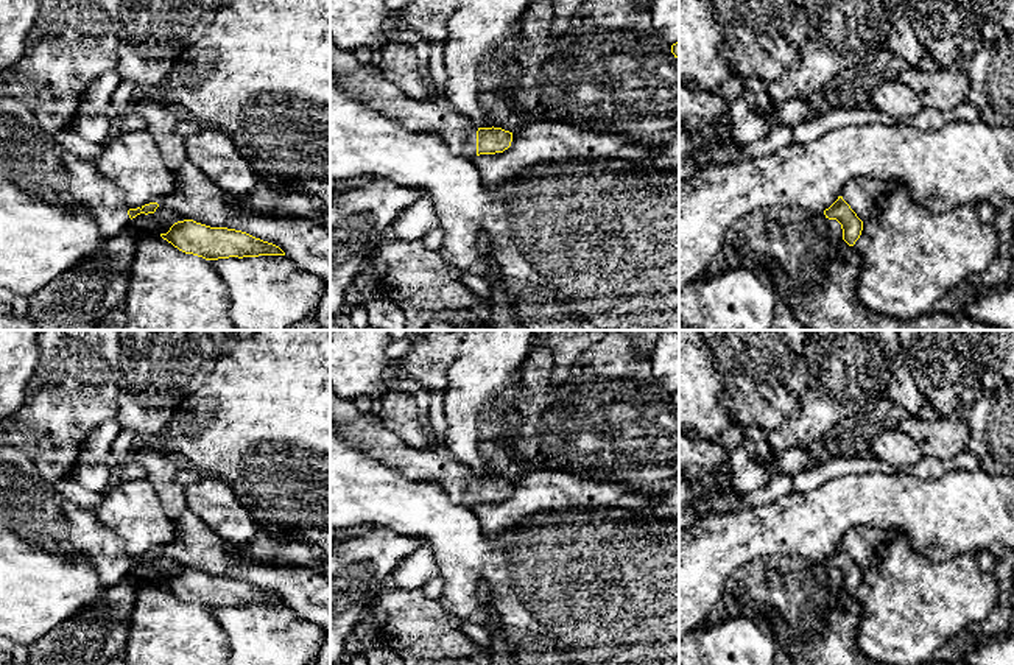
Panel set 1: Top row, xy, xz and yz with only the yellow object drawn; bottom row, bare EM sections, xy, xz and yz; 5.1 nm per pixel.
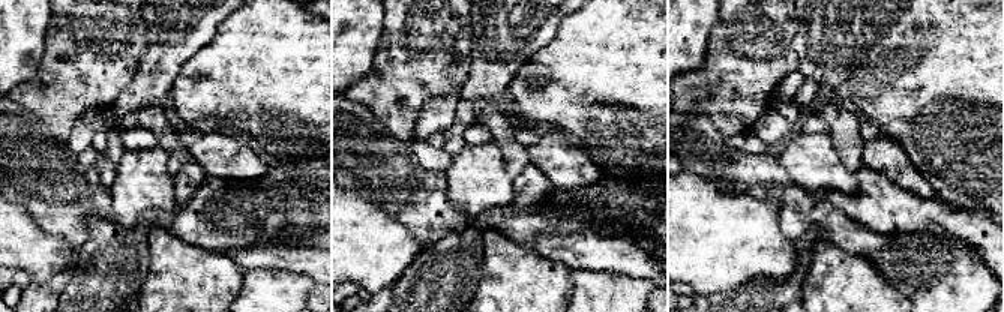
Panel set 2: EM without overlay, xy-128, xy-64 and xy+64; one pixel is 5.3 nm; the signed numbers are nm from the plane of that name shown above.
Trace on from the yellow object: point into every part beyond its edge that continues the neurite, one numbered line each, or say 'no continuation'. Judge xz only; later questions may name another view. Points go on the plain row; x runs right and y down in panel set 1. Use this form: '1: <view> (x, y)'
1: xz (365, 432)

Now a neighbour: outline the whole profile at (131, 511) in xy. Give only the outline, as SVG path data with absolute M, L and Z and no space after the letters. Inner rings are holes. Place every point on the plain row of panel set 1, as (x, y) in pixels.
M115 481L109 487L103 500L95 508L98 520L103 526L118 537L129 558L137 558L150 551L157 551L174 537L174 520L171 520L162 505L151 481Z

